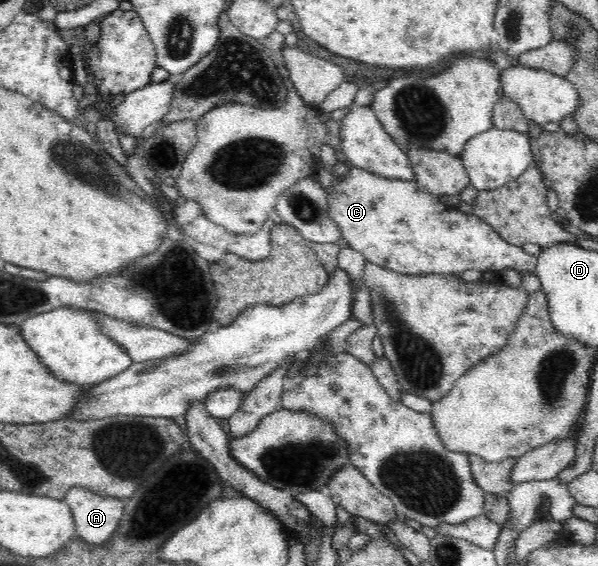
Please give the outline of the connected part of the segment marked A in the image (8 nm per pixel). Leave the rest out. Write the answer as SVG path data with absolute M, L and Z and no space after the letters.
M72 487L64 500L75 520L76 537L84 539L90 547L109 541L121 524L125 501L104 498L84 487Z

